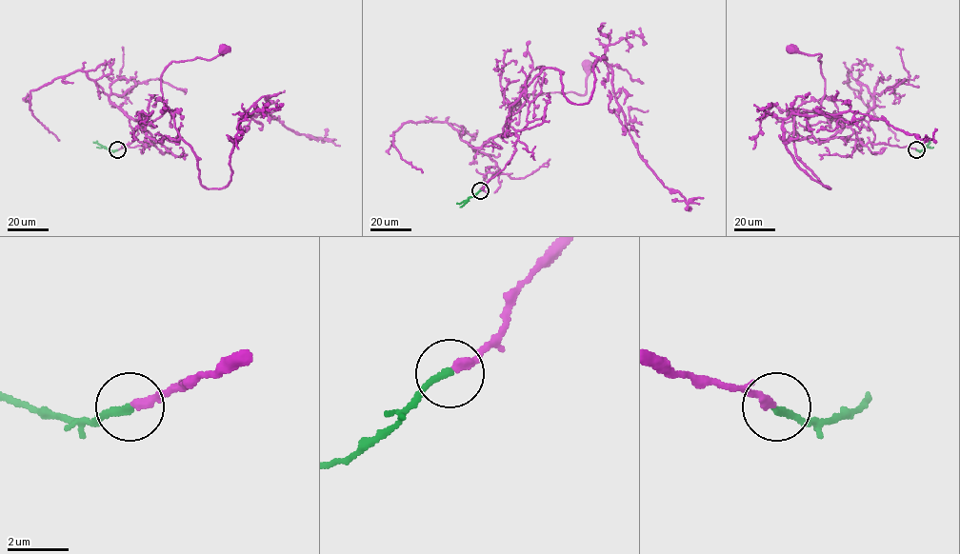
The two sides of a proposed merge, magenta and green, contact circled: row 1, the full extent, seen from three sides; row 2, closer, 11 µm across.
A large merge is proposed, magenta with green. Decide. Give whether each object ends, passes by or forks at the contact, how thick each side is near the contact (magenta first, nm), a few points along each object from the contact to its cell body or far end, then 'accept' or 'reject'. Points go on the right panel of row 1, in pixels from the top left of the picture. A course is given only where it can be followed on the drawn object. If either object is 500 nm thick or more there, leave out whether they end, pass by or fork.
magenta ends there; green ends there; 280 nm thick on the magenta side, 240 nm on the other; magenta runs (917, 149), (885, 143), (864, 146), (850, 128), (820, 108), (825, 93), (818, 59), (821, 54), (790, 49); green runs (917, 149), (921, 150), (930, 142); accept

